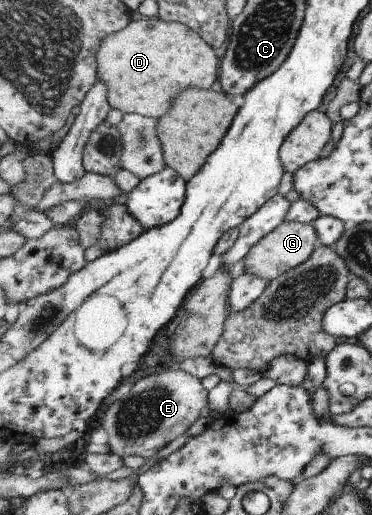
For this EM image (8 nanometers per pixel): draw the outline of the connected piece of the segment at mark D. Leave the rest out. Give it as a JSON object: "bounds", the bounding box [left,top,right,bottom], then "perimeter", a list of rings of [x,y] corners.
{"bounds":[97,17,220,119],"perimeter":[[[158,17],[131,21],[128,27],[106,38],[97,54],[97,78],[106,85],[112,109],[160,119],[174,99],[187,88],[218,86],[220,60],[212,46],[188,26]]]}

